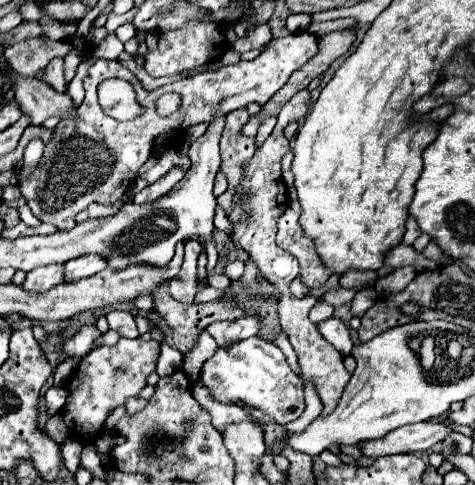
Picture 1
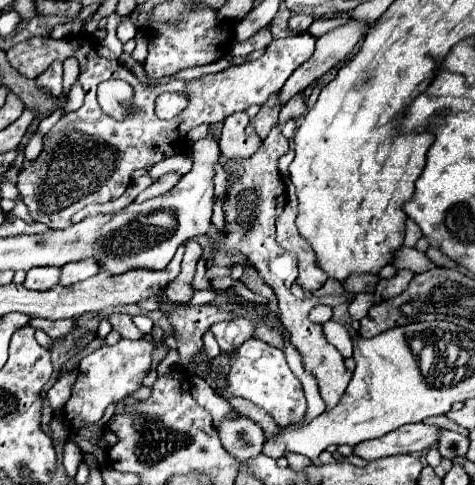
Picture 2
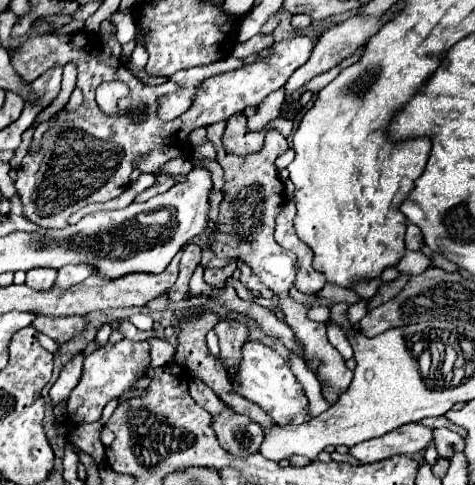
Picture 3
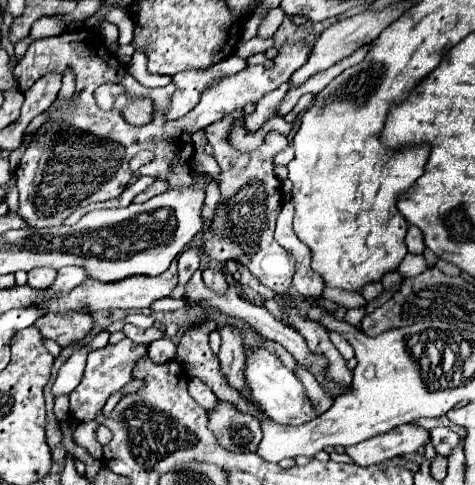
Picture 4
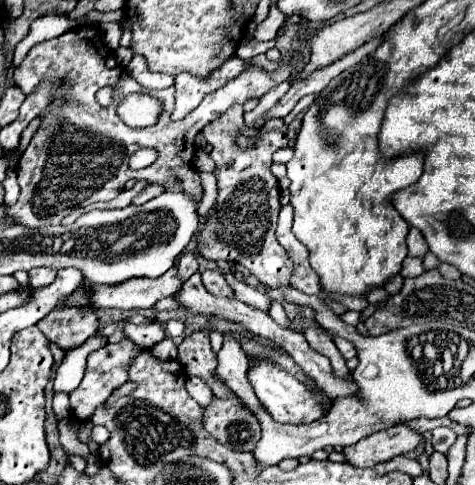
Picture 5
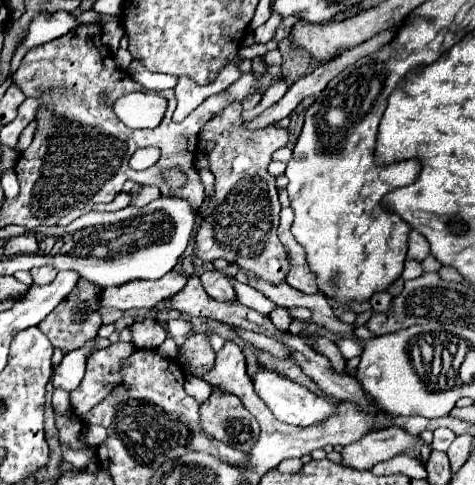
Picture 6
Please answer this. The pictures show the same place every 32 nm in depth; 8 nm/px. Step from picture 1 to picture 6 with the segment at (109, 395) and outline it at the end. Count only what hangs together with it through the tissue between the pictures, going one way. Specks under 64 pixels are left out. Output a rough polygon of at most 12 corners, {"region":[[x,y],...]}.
{"region":[[118,342],[90,354],[84,380],[70,392],[76,416],[122,384],[124,358]]}

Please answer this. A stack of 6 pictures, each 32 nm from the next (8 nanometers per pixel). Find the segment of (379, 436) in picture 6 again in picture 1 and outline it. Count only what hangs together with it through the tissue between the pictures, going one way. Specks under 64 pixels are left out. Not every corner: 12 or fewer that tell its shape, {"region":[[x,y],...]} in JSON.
{"region":[[450,424],[396,428],[360,450],[364,456],[422,452],[442,444]]}

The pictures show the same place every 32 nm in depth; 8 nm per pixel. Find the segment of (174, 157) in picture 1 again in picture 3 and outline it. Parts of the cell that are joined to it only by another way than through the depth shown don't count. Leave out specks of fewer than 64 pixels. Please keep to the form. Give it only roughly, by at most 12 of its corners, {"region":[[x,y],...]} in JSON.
{"region":[[182,157],[165,163],[153,174],[188,174],[193,168],[190,159]]}

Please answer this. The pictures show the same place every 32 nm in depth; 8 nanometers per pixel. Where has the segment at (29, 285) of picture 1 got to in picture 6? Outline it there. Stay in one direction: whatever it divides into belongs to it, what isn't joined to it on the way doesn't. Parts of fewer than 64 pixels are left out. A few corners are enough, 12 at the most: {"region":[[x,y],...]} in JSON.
{"region":[[52,266],[32,268],[32,280],[36,286],[50,284],[58,270]]}

